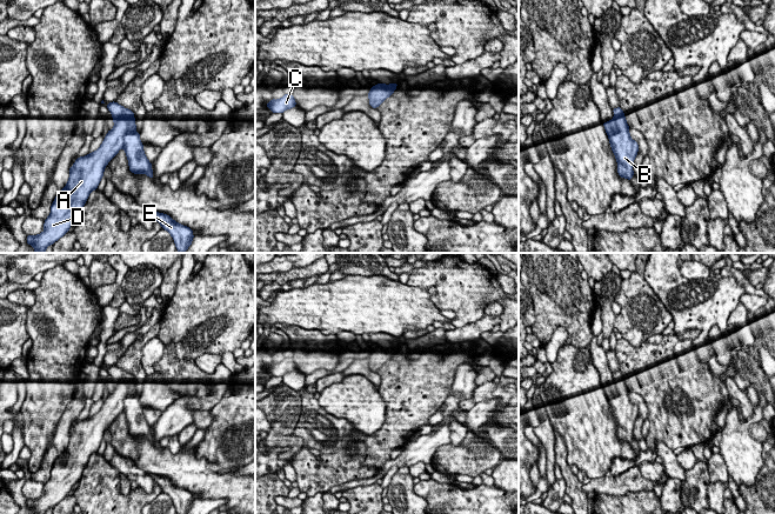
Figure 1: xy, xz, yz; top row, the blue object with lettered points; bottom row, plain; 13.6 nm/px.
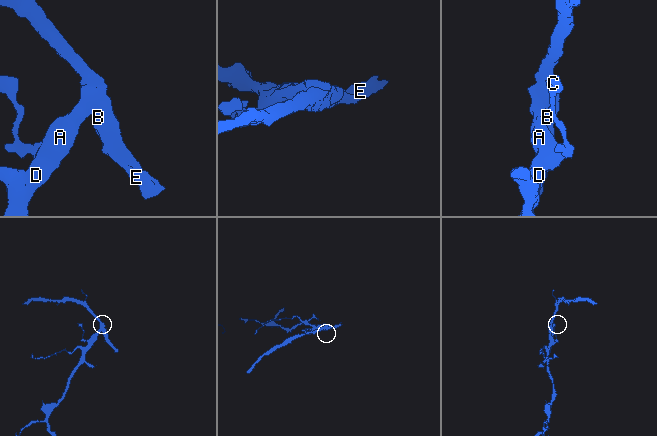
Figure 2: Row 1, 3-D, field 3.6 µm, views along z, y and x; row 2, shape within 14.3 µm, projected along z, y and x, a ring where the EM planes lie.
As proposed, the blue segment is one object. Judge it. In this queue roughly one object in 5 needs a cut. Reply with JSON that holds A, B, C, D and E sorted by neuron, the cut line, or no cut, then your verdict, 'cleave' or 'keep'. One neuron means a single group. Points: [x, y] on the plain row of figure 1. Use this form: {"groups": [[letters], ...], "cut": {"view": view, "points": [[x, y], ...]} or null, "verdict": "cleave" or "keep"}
{"groups": [["A", "C", "D"], ["B", "E"]], "cut": {"view": "xy", "points": [[134, 394], [128, 395], [124, 400], [122, 411]]}, "verdict": "cleave"}

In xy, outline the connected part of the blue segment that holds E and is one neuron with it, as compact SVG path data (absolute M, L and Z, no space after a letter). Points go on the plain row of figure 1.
M151 474L162 493L166 493L173 501L176 514L187 514L193 505L193 493L174 485L169 479Z

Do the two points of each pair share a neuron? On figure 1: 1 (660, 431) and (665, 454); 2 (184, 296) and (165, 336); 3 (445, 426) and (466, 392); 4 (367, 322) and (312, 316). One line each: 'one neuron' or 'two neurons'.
1: two neurons
2: one neuron
3: one neuron
4: one neuron

